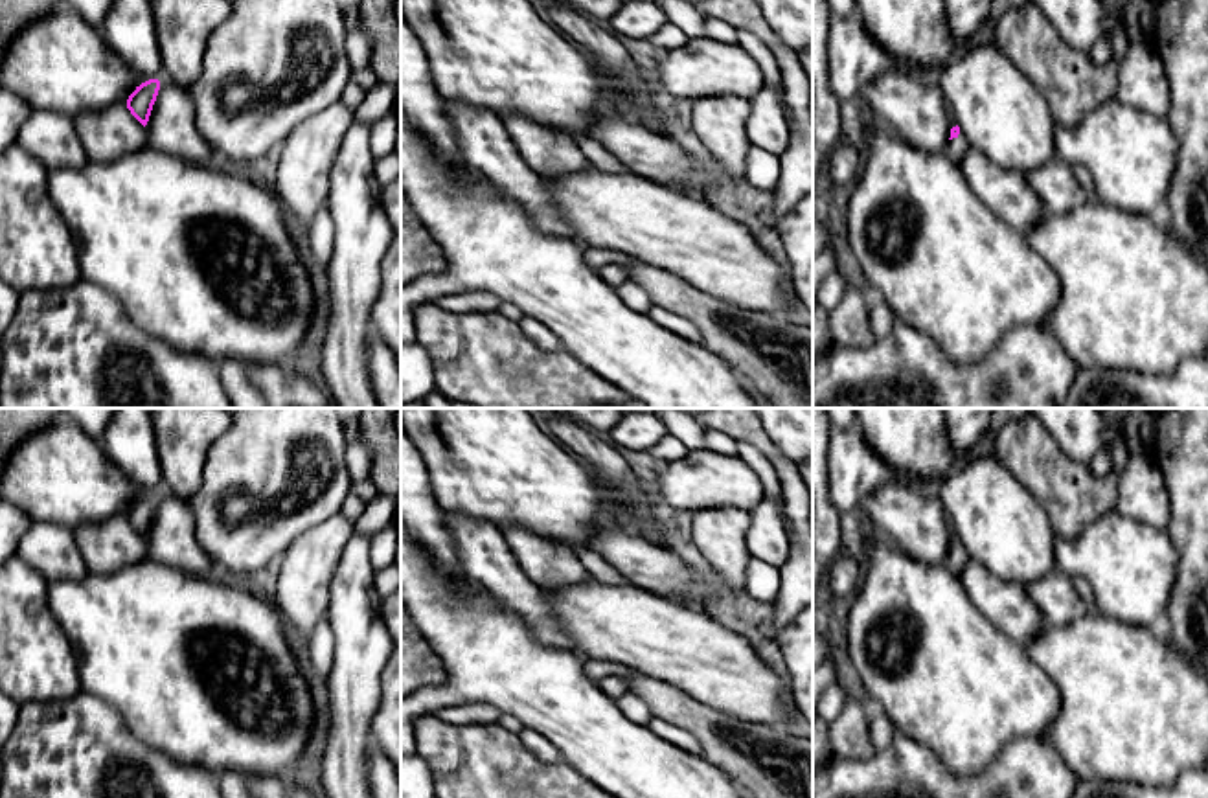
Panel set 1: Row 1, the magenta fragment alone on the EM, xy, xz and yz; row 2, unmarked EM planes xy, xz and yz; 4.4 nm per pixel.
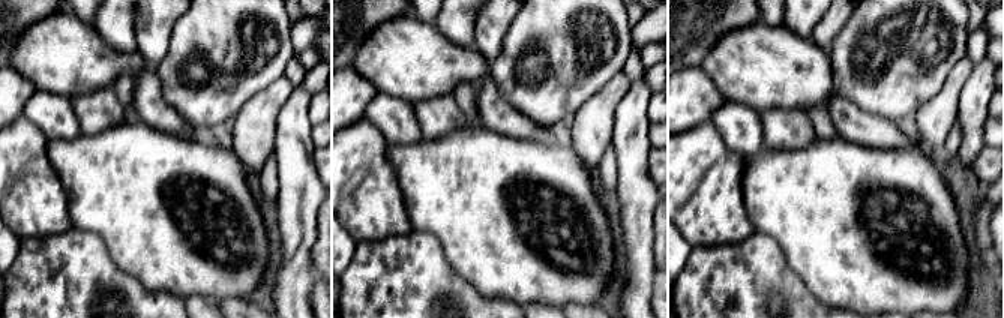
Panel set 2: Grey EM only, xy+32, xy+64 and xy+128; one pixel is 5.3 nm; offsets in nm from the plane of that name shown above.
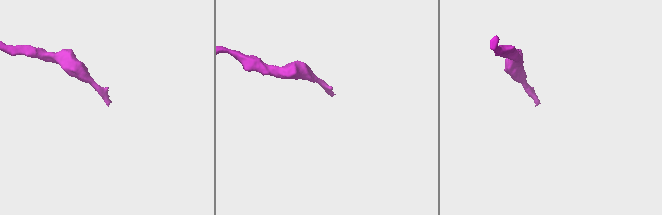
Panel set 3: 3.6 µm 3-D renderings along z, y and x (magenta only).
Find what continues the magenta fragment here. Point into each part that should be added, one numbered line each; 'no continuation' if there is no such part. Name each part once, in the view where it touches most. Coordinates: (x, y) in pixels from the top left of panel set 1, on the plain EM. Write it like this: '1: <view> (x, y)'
1: yz (957, 559)

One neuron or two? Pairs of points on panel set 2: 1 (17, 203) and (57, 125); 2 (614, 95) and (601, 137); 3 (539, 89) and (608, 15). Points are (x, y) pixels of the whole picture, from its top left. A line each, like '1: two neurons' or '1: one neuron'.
1: two neurons
2: one neuron
3: one neuron

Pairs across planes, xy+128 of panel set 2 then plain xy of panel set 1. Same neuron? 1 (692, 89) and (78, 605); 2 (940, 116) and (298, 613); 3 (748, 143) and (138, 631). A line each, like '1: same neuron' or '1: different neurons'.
1: different neurons
2: same neuron
3: different neurons

